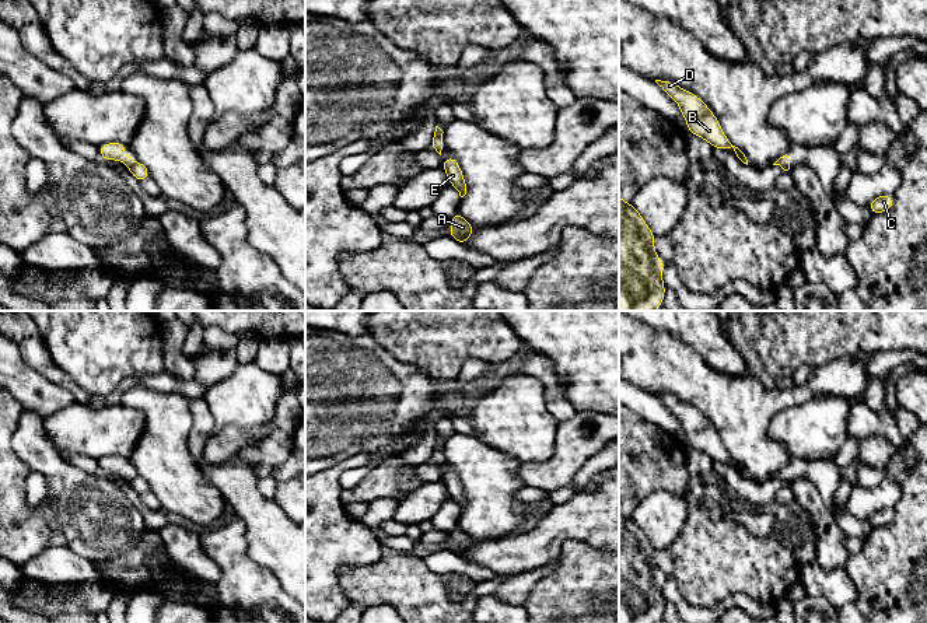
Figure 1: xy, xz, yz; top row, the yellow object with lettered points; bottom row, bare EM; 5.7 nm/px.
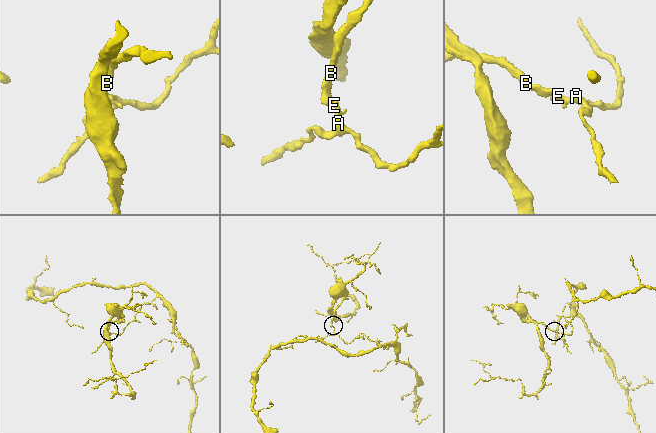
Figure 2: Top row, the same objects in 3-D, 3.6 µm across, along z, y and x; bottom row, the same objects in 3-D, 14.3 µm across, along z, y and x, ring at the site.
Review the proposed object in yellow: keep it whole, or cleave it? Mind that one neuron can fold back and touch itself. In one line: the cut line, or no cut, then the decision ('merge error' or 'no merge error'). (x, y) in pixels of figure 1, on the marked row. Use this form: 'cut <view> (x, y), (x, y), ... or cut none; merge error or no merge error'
cut xy (136, 161), (129, 167); merge error

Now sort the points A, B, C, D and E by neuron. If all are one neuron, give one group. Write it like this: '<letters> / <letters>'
A C E / B D

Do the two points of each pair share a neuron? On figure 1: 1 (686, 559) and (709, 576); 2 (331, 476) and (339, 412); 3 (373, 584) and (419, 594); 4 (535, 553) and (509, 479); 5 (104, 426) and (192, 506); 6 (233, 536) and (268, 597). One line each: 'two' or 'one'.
1: one
2: two
3: one
4: two
5: two
6: one

